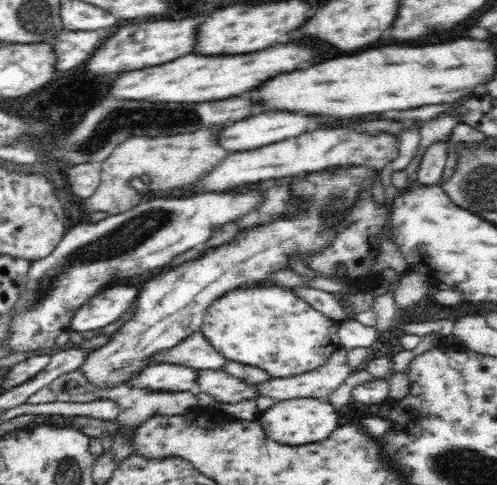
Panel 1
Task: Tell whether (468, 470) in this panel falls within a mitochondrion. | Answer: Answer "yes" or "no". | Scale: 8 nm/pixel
yes

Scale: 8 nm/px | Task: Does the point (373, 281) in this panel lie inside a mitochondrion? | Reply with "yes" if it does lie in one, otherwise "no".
no

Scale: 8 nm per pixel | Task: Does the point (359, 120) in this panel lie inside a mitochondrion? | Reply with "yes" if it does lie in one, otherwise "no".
no

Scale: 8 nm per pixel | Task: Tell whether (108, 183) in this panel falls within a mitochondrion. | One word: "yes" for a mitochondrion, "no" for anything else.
no

